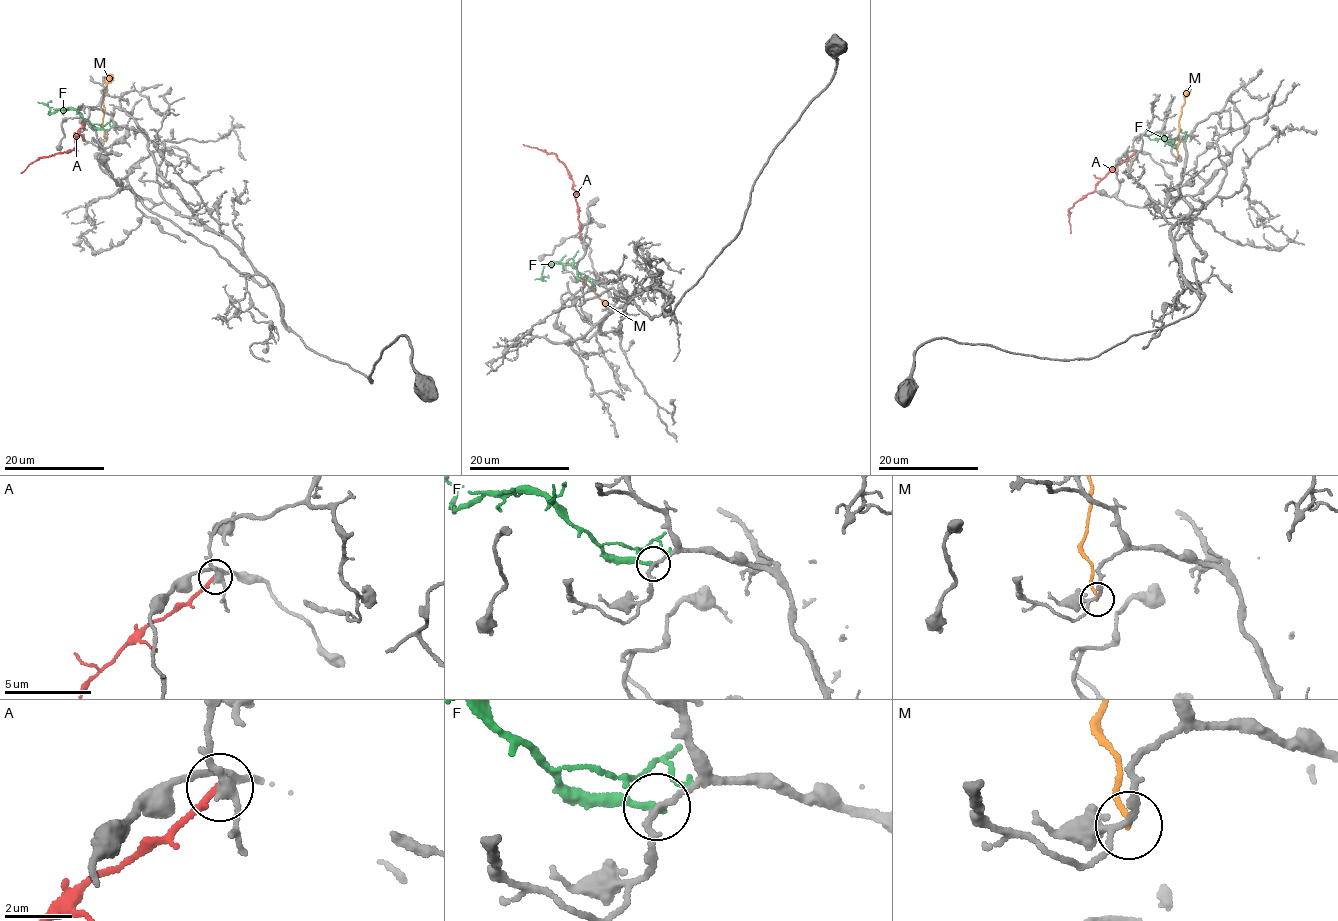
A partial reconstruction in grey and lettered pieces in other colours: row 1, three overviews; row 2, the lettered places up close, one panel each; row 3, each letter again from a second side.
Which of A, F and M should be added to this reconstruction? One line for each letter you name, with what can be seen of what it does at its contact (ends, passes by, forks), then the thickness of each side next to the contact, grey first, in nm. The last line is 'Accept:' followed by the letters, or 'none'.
Accept: none

